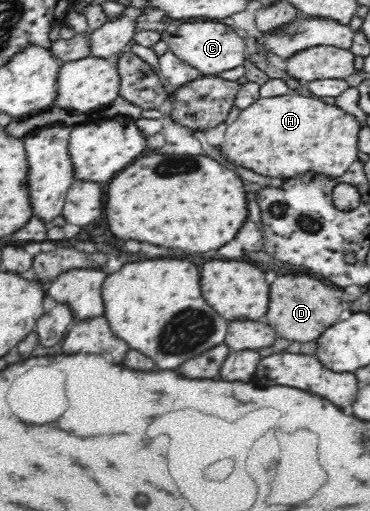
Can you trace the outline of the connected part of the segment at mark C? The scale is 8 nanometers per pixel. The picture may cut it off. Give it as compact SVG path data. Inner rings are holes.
M196 21L196 22L184 22L176 29L170 31L164 31L161 34L161 40L168 44L169 50L178 59L184 60L186 64L191 65L193 68L201 71L204 76L216 76L221 71L228 71L228 69L234 69L238 65L243 65L246 60L246 43L244 38L240 37L231 27L218 23L217 21Z

